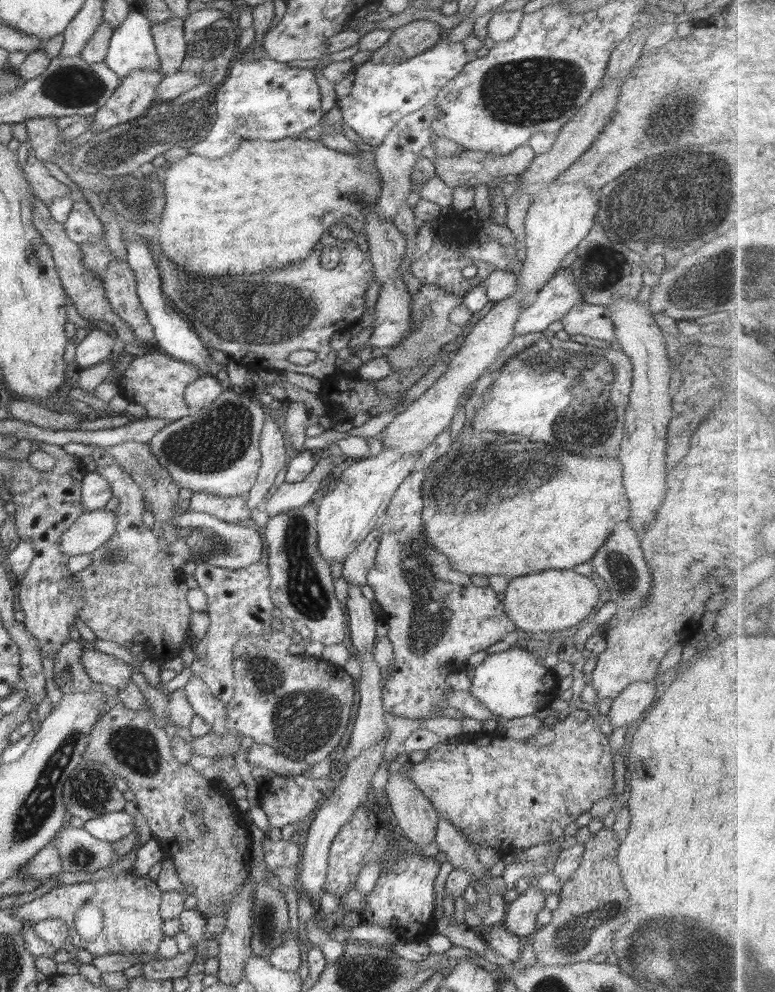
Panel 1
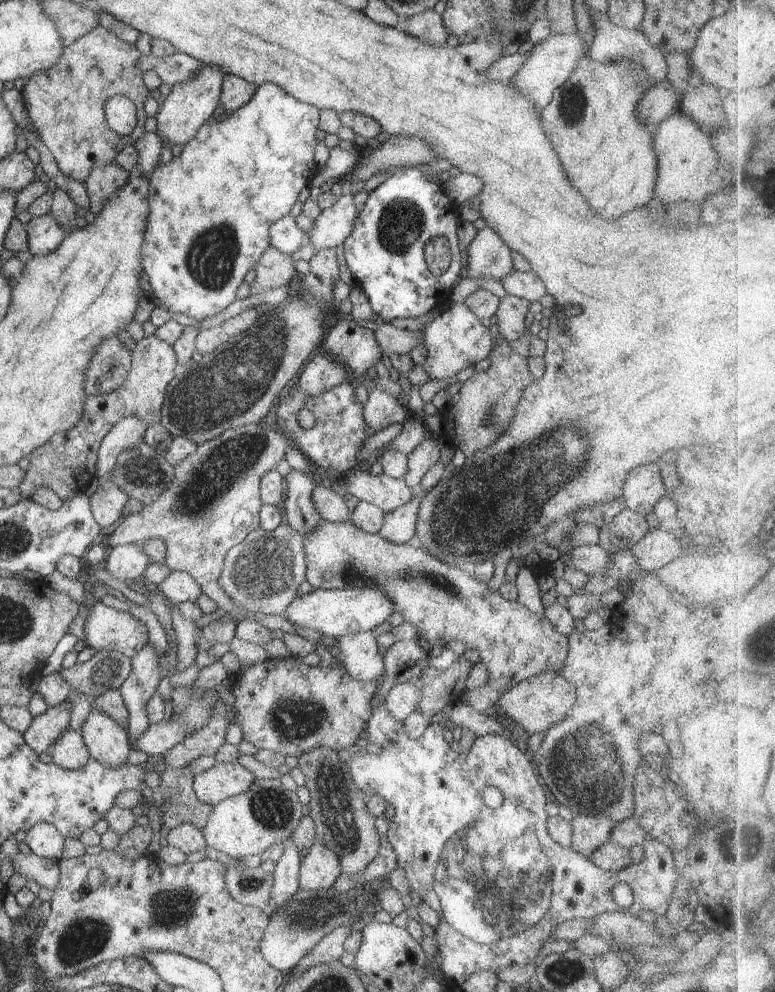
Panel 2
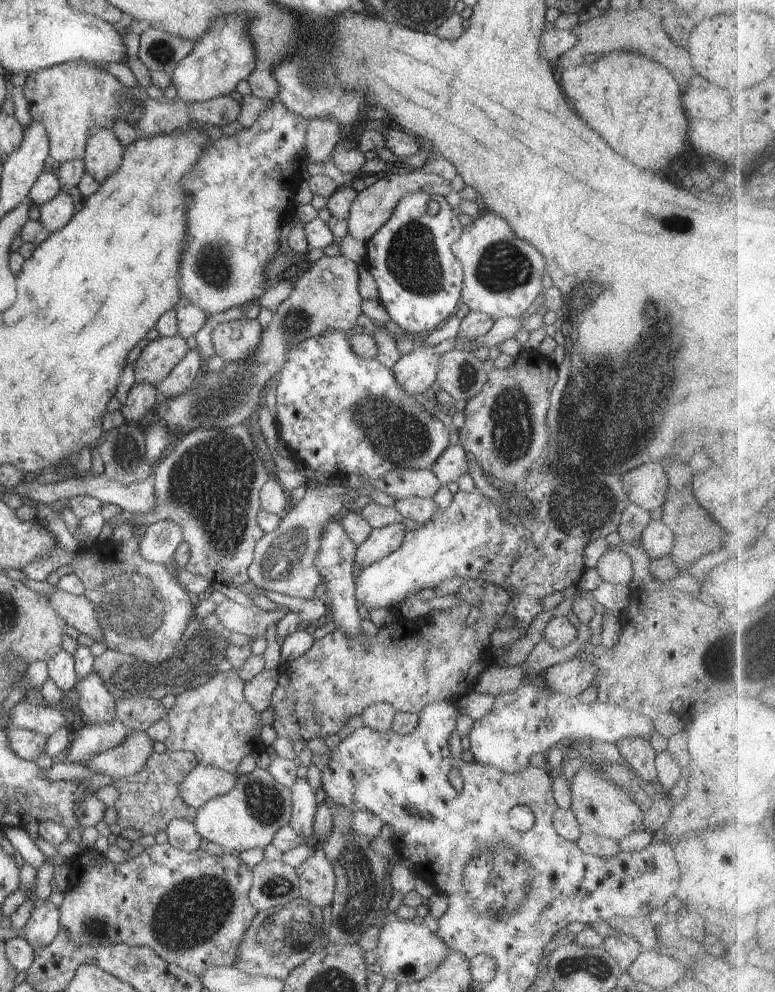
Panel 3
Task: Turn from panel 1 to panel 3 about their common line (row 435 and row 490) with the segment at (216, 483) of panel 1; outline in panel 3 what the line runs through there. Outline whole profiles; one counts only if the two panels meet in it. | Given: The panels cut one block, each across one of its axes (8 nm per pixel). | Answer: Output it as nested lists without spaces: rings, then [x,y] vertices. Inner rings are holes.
[[[242,423],[227,428],[195,429],[184,435],[180,442],[174,443],[152,476],[158,498],[156,509],[151,514],[134,513],[124,517],[130,520],[135,531],[140,532],[163,519],[177,523],[183,530],[183,540],[190,547],[190,560],[185,569],[209,579],[216,587],[252,583],[248,568],[254,561],[255,546],[265,534],[257,522],[257,514],[262,510],[259,495],[262,486],[269,480],[268,470],[258,453]]]

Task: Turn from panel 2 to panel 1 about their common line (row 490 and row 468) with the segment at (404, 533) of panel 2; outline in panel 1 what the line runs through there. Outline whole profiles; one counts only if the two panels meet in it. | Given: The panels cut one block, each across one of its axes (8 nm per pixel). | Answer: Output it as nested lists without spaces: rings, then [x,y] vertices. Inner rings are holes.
[[[418,466],[406,477],[394,493],[388,508],[380,521],[377,555],[368,571],[367,584],[372,588],[378,604],[382,607],[381,618],[389,628],[388,638],[393,644],[394,658],[390,671],[384,680],[382,691],[383,709],[394,716],[410,720],[426,720],[438,717],[436,708],[445,706],[445,694],[451,691],[444,680],[448,674],[460,672],[467,666],[467,660],[475,652],[485,650],[499,640],[508,640],[517,633],[517,626],[508,618],[498,593],[490,587],[472,584],[470,577],[450,566],[449,558],[438,552],[423,535],[421,512],[422,483],[424,468]]]

